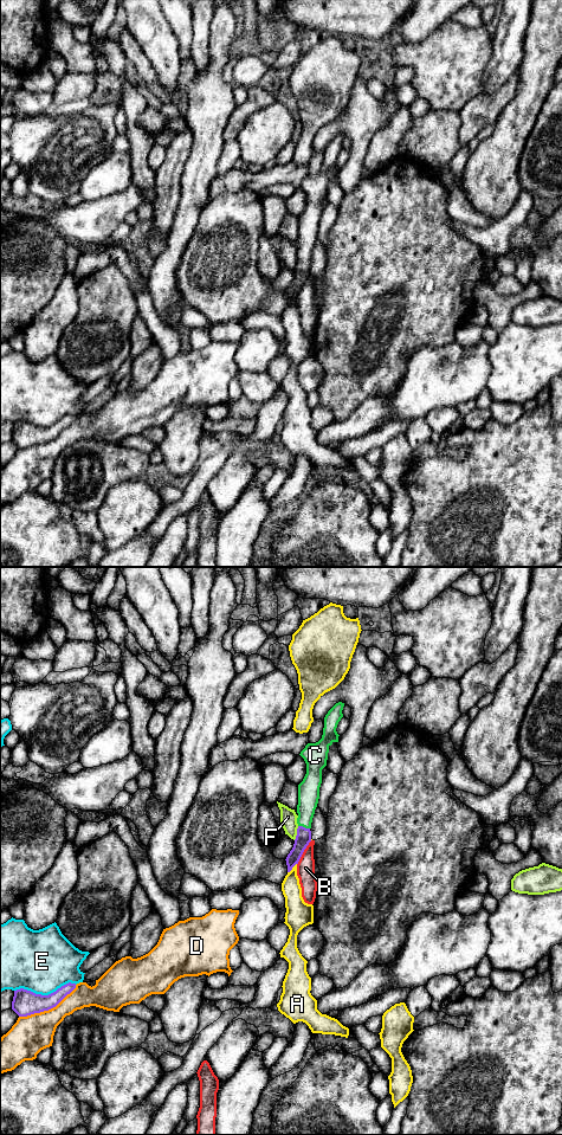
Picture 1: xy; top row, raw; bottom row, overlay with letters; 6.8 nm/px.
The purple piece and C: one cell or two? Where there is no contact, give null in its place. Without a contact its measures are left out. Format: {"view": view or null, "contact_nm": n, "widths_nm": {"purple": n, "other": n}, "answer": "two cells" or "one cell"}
{"view": "xy", "contact_nm": 80, "widths_nm": {"purple": 100, "other": 140}, "answer": "one cell"}

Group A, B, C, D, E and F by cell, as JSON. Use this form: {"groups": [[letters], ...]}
{"groups": [["A"], ["B"], ["C"], ["D"], ["E"], ["F"]]}

